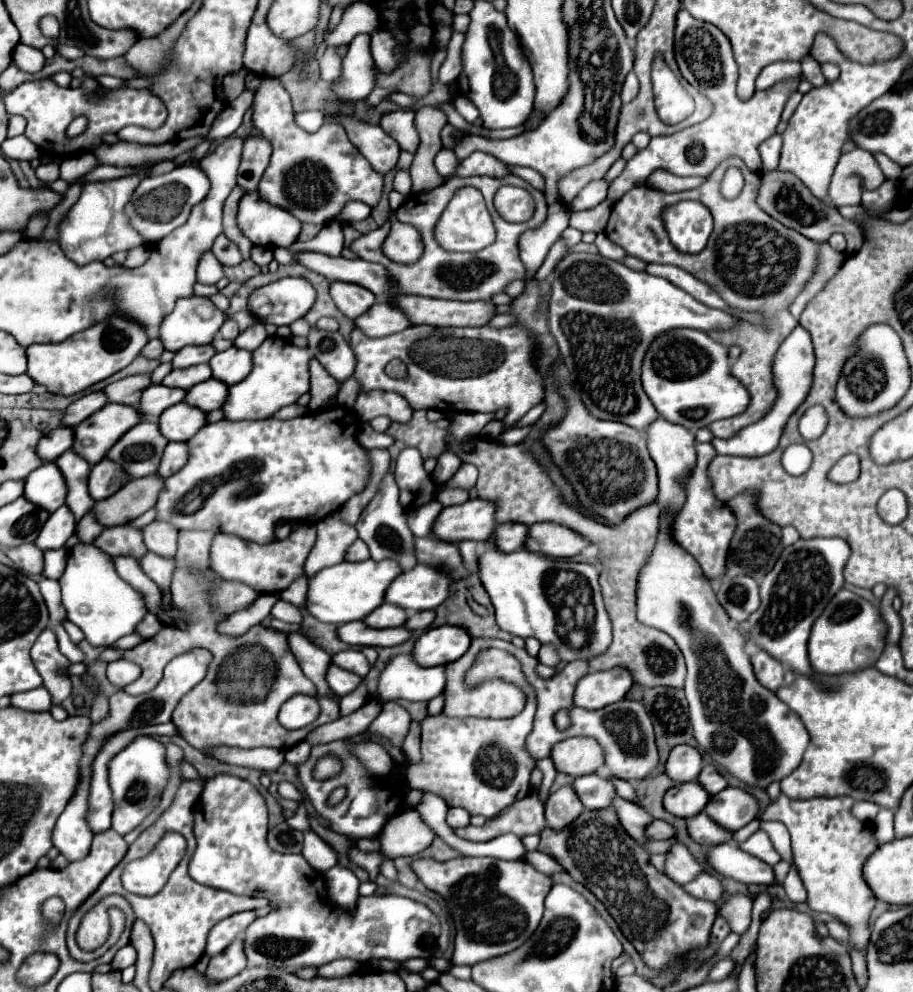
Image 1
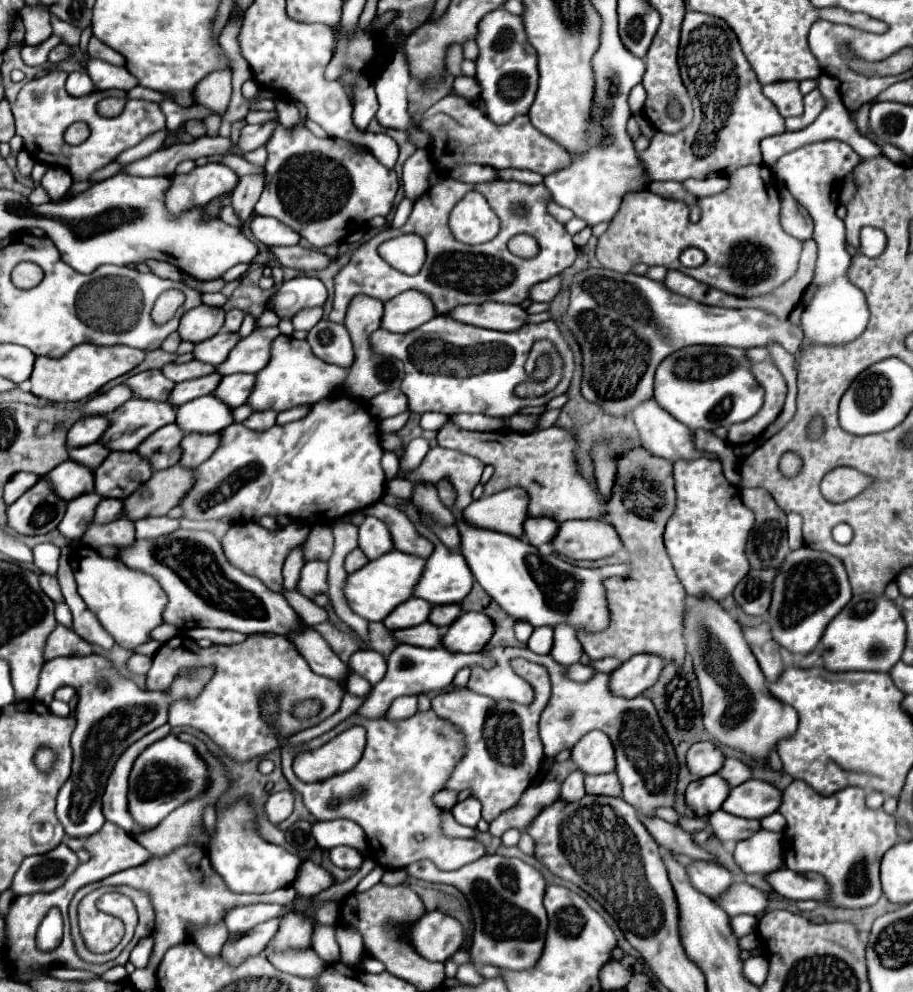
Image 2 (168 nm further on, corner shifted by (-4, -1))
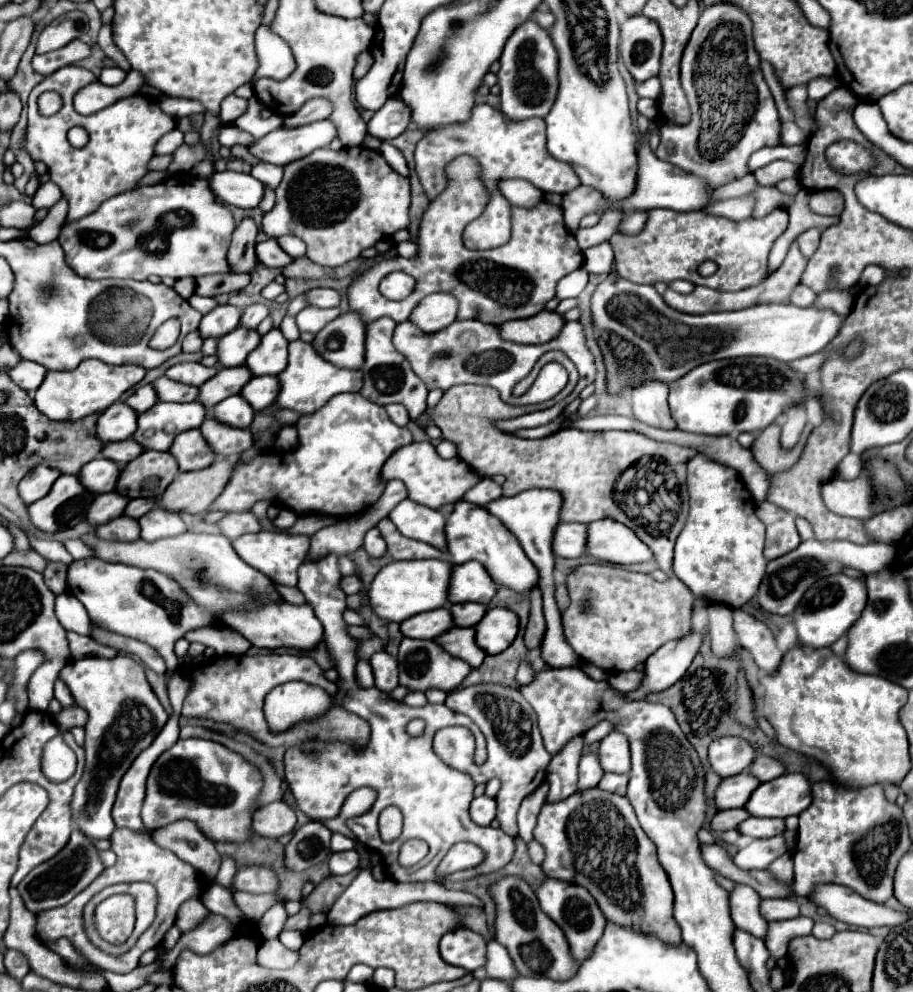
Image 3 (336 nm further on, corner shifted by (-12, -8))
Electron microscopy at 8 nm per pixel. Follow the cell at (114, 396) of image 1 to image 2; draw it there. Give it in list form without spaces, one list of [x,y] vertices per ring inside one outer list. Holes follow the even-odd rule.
[[[160,370],[140,372],[126,380],[126,384],[136,392],[138,398],[146,400],[168,400],[176,382],[168,380]]]

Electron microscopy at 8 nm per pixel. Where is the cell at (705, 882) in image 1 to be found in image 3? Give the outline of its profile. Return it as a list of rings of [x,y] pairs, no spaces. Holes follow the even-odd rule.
[[[762,899],[760,913],[768,921],[792,919],[798,915],[798,903],[792,899]]]

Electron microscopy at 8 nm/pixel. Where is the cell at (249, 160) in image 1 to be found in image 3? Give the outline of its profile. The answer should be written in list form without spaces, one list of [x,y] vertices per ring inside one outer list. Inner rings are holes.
[[[244,217],[232,235],[228,261],[234,273],[248,273],[256,263],[256,235],[258,225],[252,217]]]

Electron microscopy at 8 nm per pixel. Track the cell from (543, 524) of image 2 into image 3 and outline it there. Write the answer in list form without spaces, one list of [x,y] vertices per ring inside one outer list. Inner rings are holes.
[[[560,523],[556,527],[556,539],[552,539],[552,551],[558,557],[580,557],[586,553],[586,525]]]

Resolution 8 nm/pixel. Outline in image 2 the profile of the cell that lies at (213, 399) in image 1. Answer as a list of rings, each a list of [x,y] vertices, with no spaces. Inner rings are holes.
[[[230,374],[230,376],[222,378],[214,396],[228,402],[228,406],[232,406],[232,408],[238,408],[238,406],[246,404],[254,384],[256,384],[254,374]]]

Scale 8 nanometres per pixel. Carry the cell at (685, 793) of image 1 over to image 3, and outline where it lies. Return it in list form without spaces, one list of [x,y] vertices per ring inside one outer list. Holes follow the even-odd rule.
[[[748,773],[726,777],[722,779],[722,783],[714,793],[714,805],[718,811],[744,807],[756,787],[758,787],[758,781]]]

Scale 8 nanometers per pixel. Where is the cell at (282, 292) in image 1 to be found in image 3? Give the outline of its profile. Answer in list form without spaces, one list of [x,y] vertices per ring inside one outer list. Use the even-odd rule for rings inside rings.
[[[316,287],[316,289],[308,289],[304,293],[308,305],[320,307],[320,309],[330,309],[330,307],[338,307],[340,303],[340,295],[334,289],[326,289],[326,287]]]

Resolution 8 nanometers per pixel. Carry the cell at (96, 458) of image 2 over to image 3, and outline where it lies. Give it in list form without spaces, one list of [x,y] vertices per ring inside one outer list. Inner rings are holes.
[[[124,439],[124,441],[118,441],[118,443],[106,443],[106,447],[104,447],[104,451],[100,455],[104,459],[110,459],[110,461],[114,461],[114,463],[124,467],[128,461],[138,457],[142,451],[144,449],[136,441]]]

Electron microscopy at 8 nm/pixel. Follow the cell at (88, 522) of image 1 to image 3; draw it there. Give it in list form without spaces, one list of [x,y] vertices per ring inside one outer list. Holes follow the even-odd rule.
[[[132,499],[128,503],[128,509],[124,509],[124,515],[132,519],[140,519],[144,513],[148,513],[152,507],[156,507],[154,499]]]

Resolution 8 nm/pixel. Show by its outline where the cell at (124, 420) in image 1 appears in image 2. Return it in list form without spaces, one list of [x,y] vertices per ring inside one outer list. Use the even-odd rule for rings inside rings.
[[[132,398],[124,408],[110,414],[112,426],[100,438],[110,450],[136,450],[158,428],[176,420],[176,406],[154,400]]]

